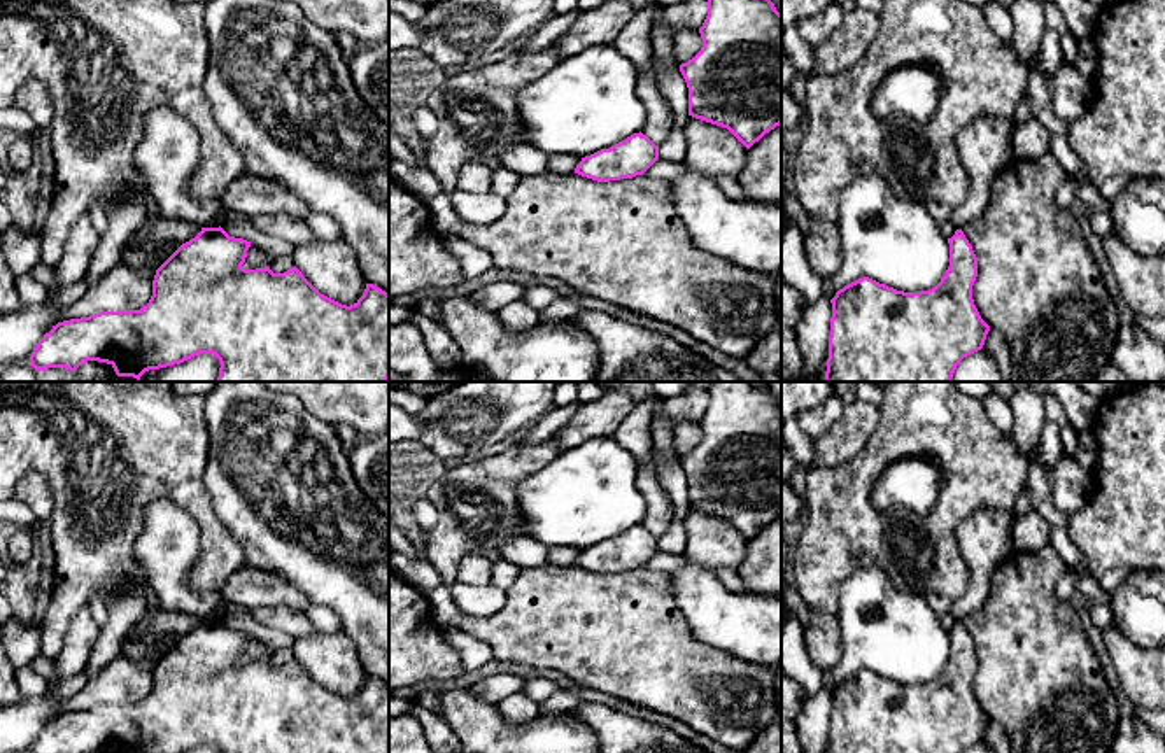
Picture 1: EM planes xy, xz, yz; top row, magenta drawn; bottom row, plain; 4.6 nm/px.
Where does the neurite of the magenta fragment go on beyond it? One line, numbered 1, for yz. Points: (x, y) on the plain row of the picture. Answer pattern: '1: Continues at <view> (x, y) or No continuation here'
1: No continuation here

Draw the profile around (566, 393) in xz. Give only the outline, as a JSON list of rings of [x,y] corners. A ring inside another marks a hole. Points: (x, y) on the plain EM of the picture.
[[[559,382],[554,389],[554,408],[562,408],[578,401],[576,382]]]

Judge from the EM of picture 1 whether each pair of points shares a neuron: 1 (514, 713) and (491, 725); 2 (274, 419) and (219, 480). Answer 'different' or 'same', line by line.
1: different
2: same

